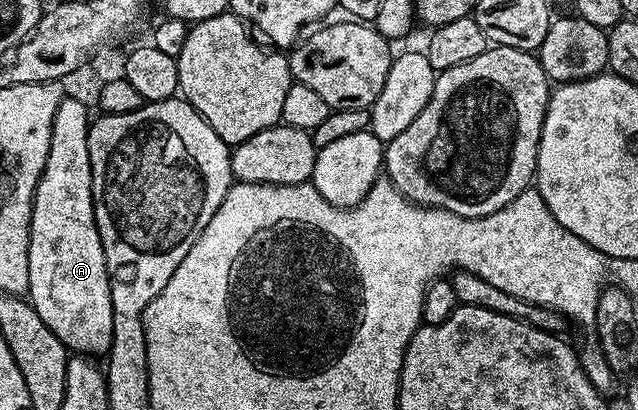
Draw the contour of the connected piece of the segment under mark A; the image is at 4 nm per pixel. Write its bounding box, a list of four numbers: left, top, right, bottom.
[29,94,113,358]

